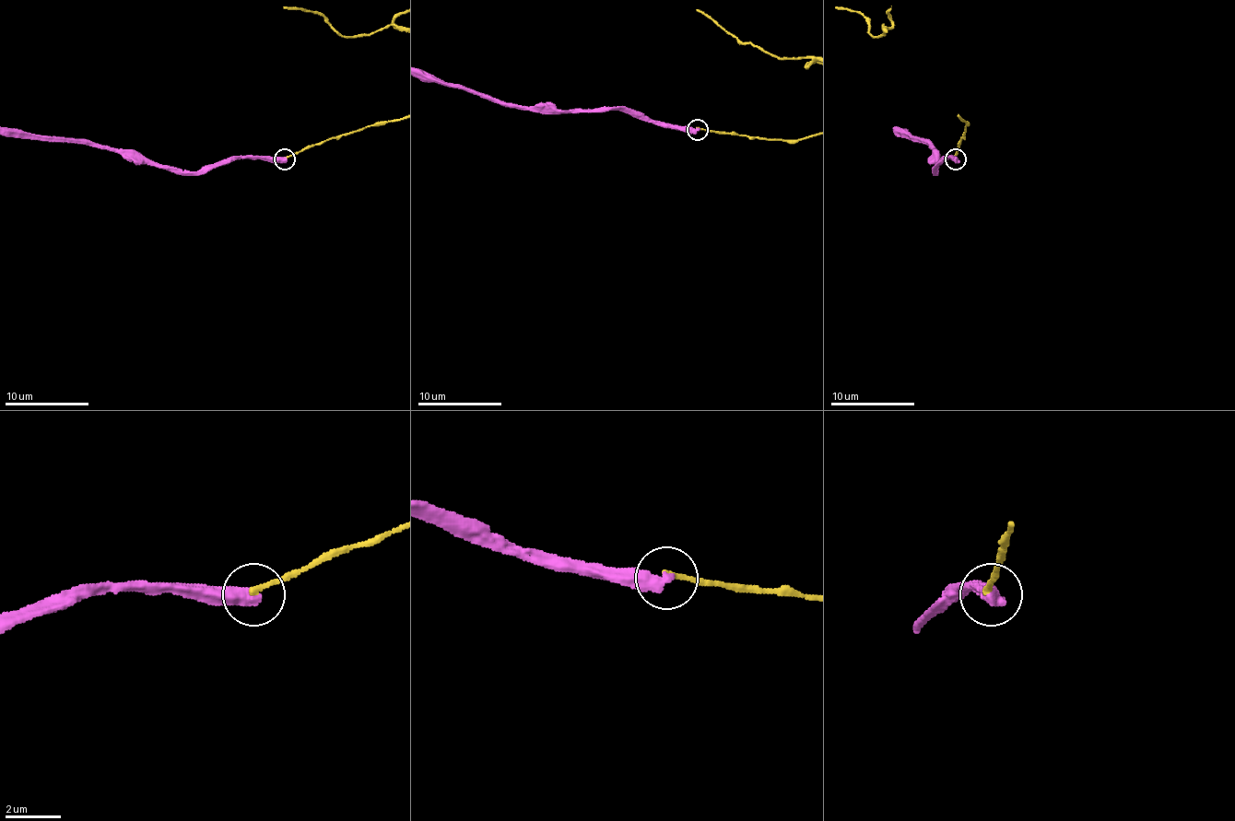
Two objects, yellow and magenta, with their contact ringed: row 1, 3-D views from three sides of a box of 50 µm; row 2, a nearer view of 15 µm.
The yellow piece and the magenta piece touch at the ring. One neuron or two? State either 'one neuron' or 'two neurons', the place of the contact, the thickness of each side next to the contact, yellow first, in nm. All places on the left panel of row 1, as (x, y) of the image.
two neurons; at (285, 159); 200 nm thick on the yellow side, 500 nm on the other

